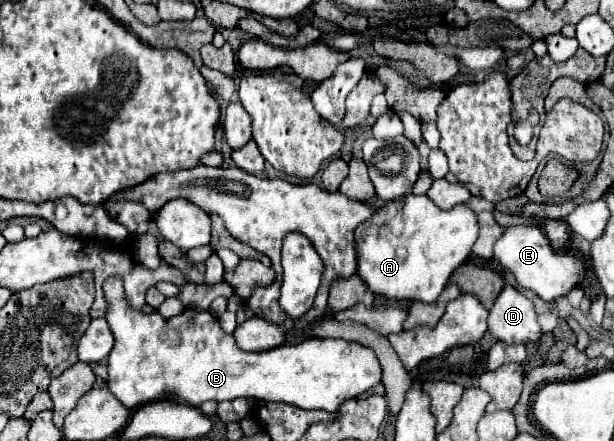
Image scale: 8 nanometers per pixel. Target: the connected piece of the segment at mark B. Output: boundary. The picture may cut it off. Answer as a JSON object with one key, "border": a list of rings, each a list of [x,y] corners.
{"border":[[[108,279],[104,283],[104,295],[108,301],[108,327],[114,335],[114,347],[108,355],[108,389],[128,409],[154,403],[154,401],[176,401],[188,407],[200,407],[204,401],[230,401],[236,397],[252,397],[260,401],[280,401],[300,409],[324,409],[338,411],[342,403],[360,397],[368,389],[382,381],[382,365],[370,347],[344,339],[320,339],[312,337],[298,345],[280,345],[268,351],[246,353],[238,349],[234,337],[224,333],[220,321],[208,311],[184,309],[176,317],[162,317],[158,311],[146,315],[130,311],[124,301],[124,289],[120,279]]]}

